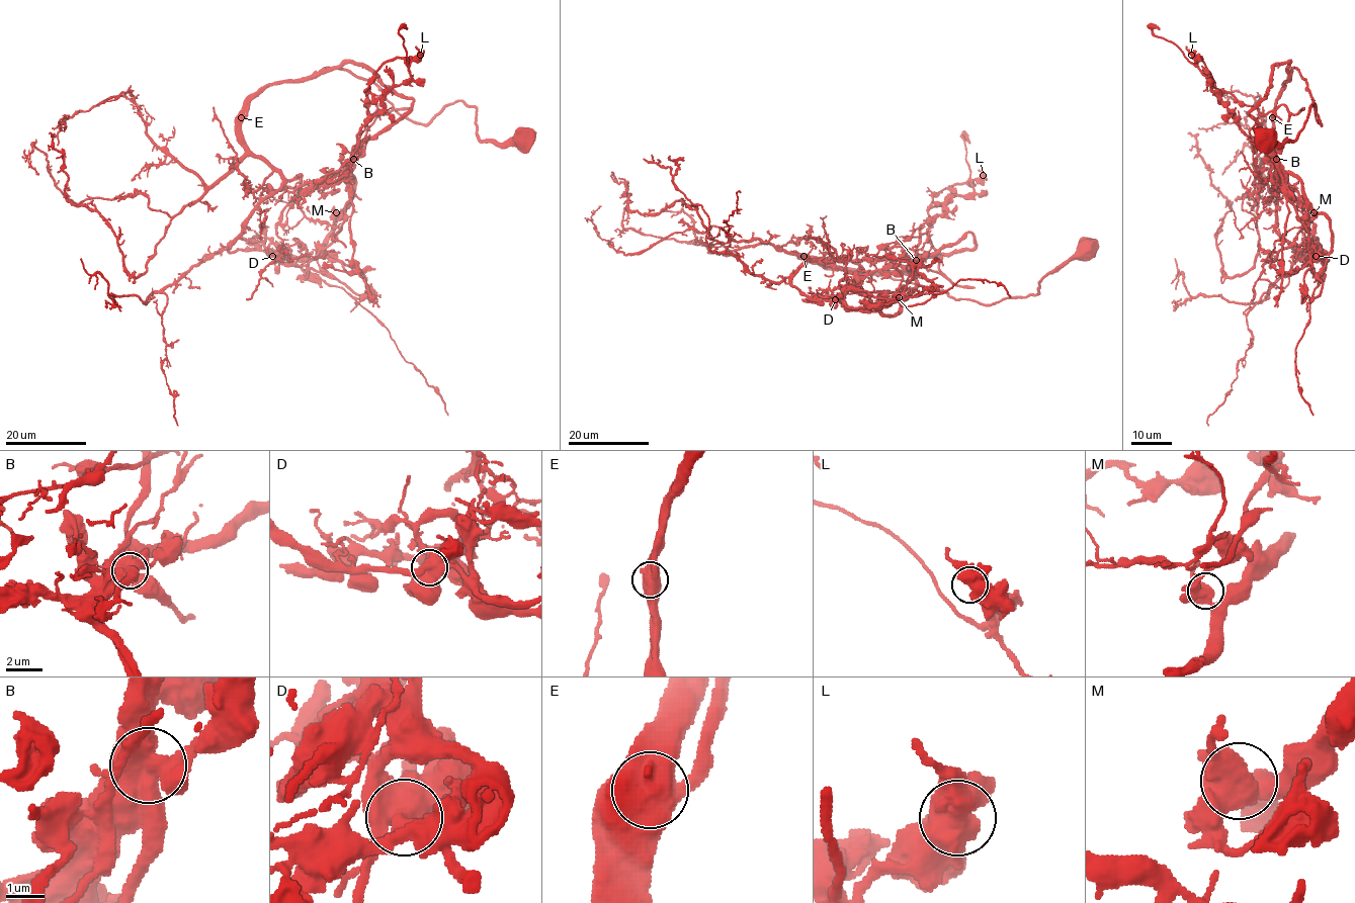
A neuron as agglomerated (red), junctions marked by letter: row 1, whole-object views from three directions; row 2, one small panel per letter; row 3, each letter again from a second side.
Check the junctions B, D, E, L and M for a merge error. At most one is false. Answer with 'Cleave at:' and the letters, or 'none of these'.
Cleave at: B

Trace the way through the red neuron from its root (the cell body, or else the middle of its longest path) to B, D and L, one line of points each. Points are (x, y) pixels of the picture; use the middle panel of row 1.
B: (1084, 251), (1050, 271), (1037, 293), (991, 303), (884, 274), (970, 250), (969, 233), (916, 260)
D: (1084, 251), (1037, 293), (991, 303), (803, 258), (845, 257), (805, 261), (791, 281), (835, 299)
L: (1084, 251), (1037, 293), (991, 303), (888, 278), (975, 246), (966, 233), (915, 251), (922, 226), (983, 175)

